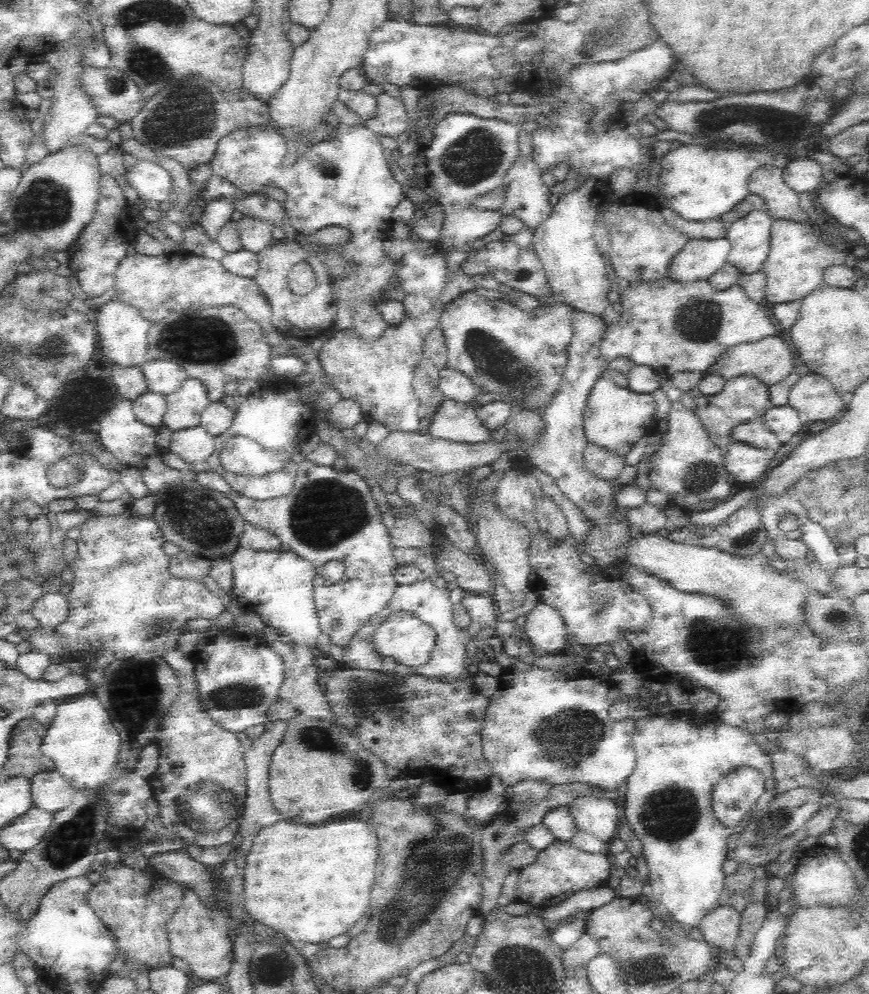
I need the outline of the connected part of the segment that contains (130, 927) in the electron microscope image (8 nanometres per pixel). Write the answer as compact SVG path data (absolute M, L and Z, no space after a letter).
M122 863L106 865L98 883L91 887L86 901L94 909L94 912L116 937L118 956L130 957L128 961L138 960L152 969L170 966L174 957L169 952L169 939L167 934L167 922L172 914L181 905L183 899L183 886L174 884L169 878L153 870L151 866L126 866Z

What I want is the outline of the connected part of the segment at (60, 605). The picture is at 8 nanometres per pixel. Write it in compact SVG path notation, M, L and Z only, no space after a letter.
M46 590L38 599L29 612L41 624L42 629L54 631L55 626L64 622L69 616L70 606L67 595L63 590L56 592Z

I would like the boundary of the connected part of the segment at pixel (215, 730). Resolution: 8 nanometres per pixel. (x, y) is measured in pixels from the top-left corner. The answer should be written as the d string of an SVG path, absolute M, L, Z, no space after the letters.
M177 648L163 654L163 659L175 670L179 680L179 691L172 700L170 708L162 716L158 740L160 764L156 774L148 782L152 786L153 798L159 804L158 819L163 822L163 830L169 838L174 838L186 845L197 844L202 848L212 848L218 844L228 844L237 833L247 793L245 769L245 744L240 742L236 733L224 730L204 710L198 694L198 681L195 675L193 656L185 655Z

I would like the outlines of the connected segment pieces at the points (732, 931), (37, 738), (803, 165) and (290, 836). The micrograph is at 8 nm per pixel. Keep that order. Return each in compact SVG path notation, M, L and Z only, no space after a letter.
M720 904L702 918L697 928L710 947L731 954L740 935L740 922L741 912L730 904Z
M33 716L21 720L12 729L8 758L3 766L9 777L24 777L30 781L35 774L49 767L48 759L40 750L46 730L48 727Z
M812 158L790 159L783 168L782 178L792 190L812 192L823 184L822 167Z
M278 820L262 828L252 840L252 850L245 858L243 897L250 918L282 932L292 944L329 943L330 938L348 932L368 908L368 892L374 882L379 840L370 824L362 820L336 820L316 826L302 826Z

